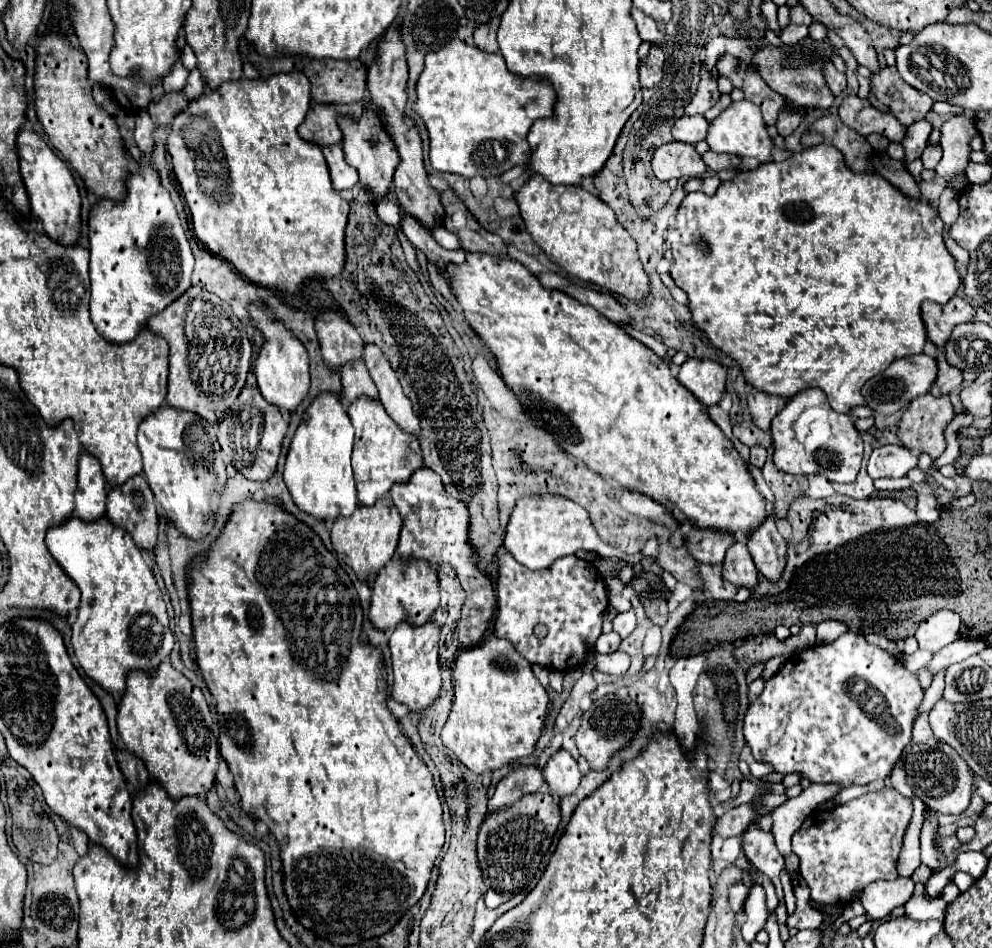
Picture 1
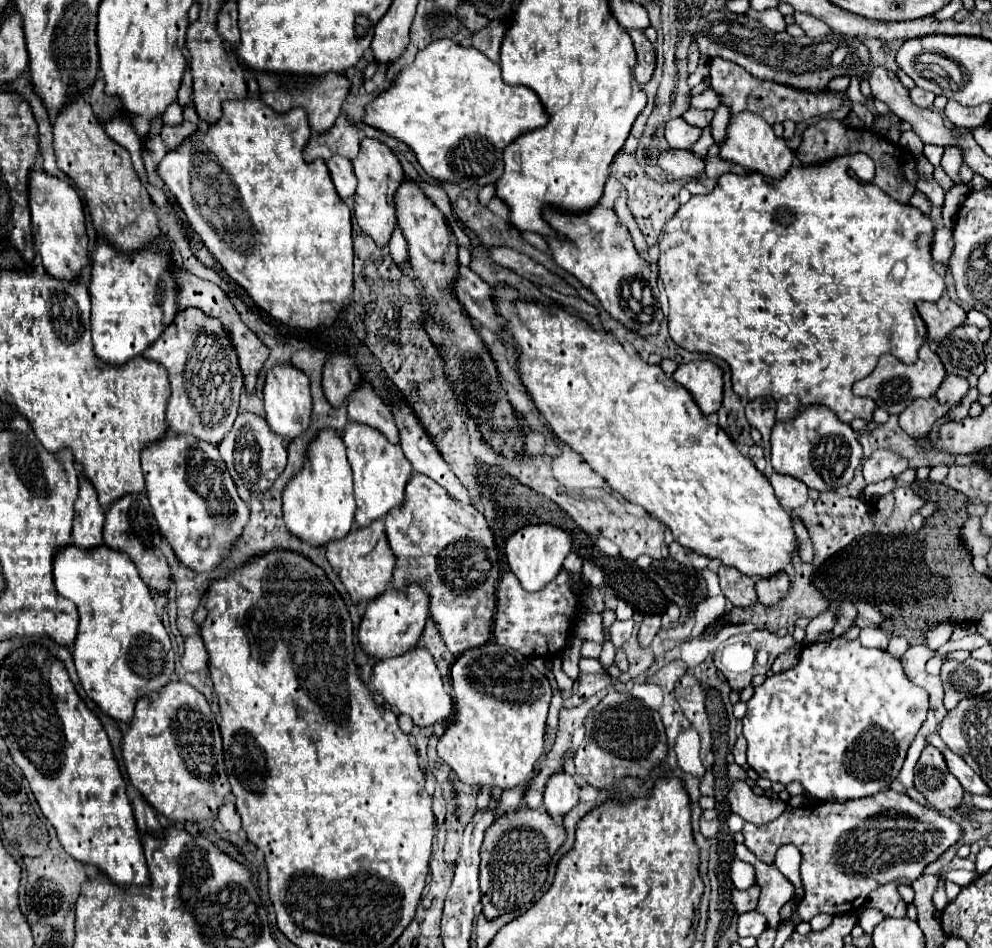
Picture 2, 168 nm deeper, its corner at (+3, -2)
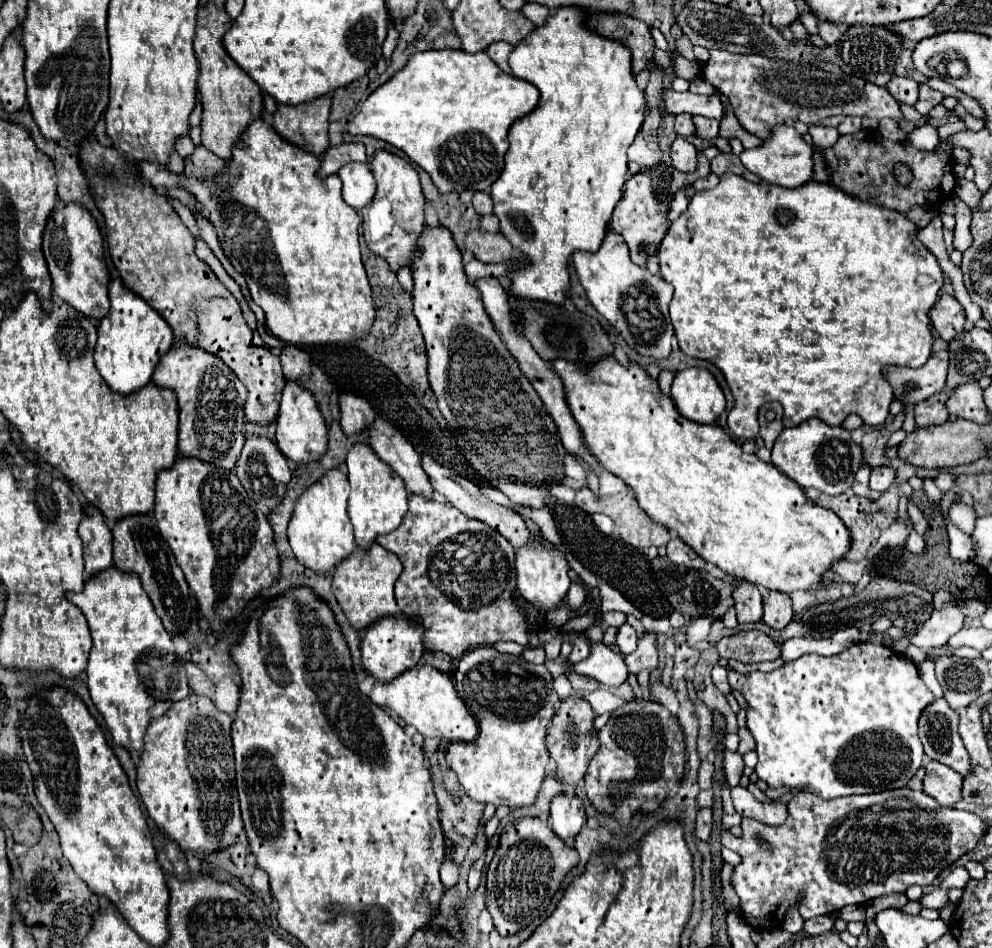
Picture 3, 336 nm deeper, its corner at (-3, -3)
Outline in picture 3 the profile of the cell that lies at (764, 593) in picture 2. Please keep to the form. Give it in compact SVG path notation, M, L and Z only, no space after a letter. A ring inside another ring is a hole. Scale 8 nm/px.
M771 590L763 598L763 622L771 628L783 628L793 618L793 604L787 594L779 594Z

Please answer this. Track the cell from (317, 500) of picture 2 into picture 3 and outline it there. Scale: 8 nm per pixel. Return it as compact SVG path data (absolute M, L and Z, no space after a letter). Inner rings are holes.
M341 468L327 470L315 486L309 486L295 504L289 522L289 544L301 564L315 572L333 570L345 556L355 550L355 536L351 530L351 520L347 518L347 498L349 498L347 474Z

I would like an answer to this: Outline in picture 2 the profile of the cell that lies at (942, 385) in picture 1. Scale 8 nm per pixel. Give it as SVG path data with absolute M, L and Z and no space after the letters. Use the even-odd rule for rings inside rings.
M947 375L937 391L937 399L941 403L947 403L949 407L957 407L961 405L961 399L967 395L969 391L969 383L967 379L961 379L961 377L953 377L953 375Z

